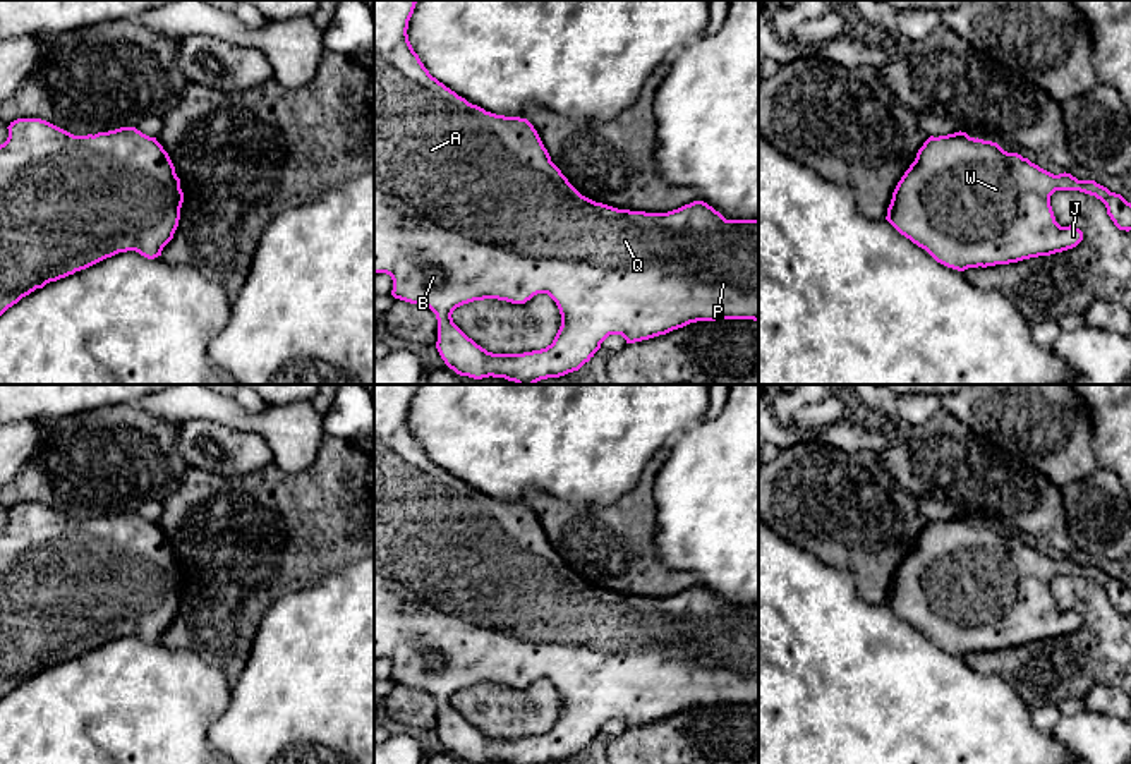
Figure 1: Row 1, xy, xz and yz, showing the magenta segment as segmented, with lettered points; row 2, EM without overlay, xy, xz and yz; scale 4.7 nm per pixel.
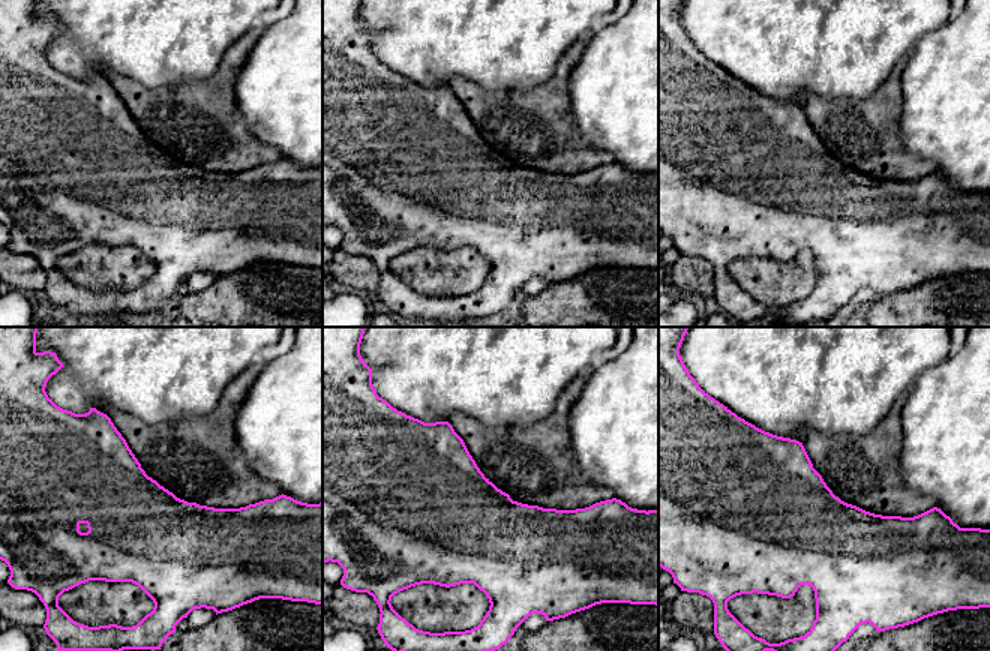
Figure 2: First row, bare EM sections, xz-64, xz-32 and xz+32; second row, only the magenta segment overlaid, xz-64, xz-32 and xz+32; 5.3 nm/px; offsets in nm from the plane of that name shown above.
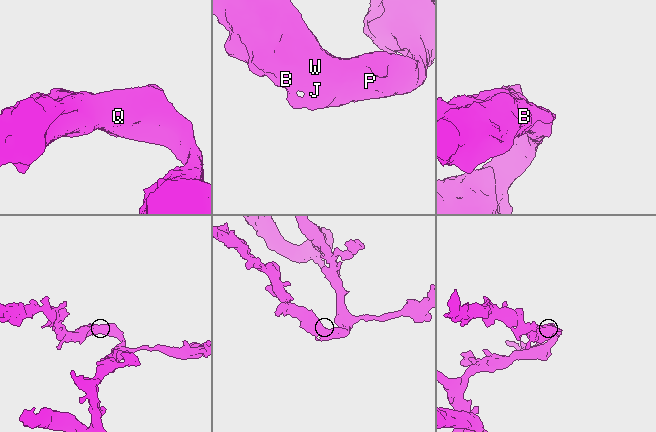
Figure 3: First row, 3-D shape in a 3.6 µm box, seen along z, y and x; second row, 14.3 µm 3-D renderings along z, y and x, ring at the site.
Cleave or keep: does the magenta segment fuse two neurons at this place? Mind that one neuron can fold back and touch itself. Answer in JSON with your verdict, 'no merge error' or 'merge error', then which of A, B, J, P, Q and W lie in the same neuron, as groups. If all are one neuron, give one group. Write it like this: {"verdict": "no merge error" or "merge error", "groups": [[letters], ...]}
{"verdict": "no merge error", "groups": [["A", "B", "J", "P", "Q", "W"]]}

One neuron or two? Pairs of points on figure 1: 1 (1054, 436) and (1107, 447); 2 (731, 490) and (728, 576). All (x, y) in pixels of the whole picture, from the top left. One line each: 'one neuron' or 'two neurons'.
1: two neurons
2: one neuron

